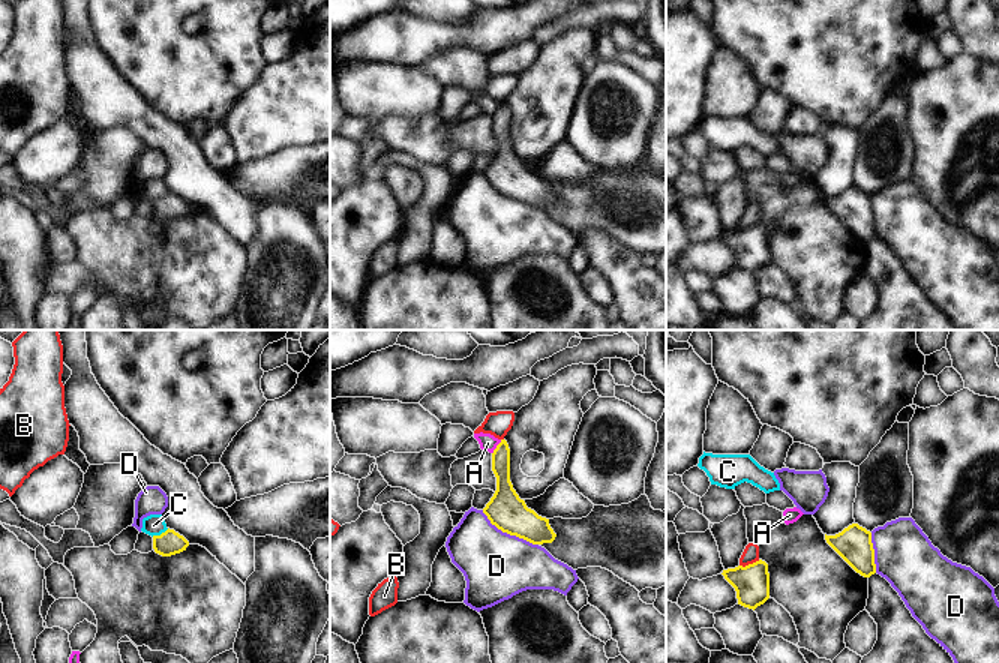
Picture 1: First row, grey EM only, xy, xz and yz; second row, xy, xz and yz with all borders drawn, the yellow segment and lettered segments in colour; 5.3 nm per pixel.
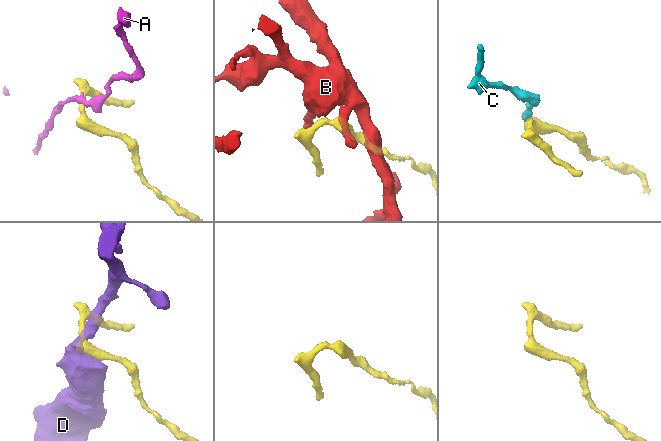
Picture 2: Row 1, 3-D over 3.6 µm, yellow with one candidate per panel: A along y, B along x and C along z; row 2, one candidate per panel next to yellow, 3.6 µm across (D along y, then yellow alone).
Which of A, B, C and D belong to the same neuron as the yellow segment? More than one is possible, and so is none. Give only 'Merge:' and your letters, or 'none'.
Merge: C

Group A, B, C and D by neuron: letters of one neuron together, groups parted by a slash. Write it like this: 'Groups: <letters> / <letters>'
Groups: A / B / C / D

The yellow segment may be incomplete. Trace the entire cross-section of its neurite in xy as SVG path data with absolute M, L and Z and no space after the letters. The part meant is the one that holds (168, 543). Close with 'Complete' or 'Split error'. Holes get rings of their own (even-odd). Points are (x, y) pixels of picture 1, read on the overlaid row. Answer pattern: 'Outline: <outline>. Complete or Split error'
Outline: M162 514L144 518L141 531L153 537L153 549L162 556L180 554L189 546L183 536L166 526Z. Split error

